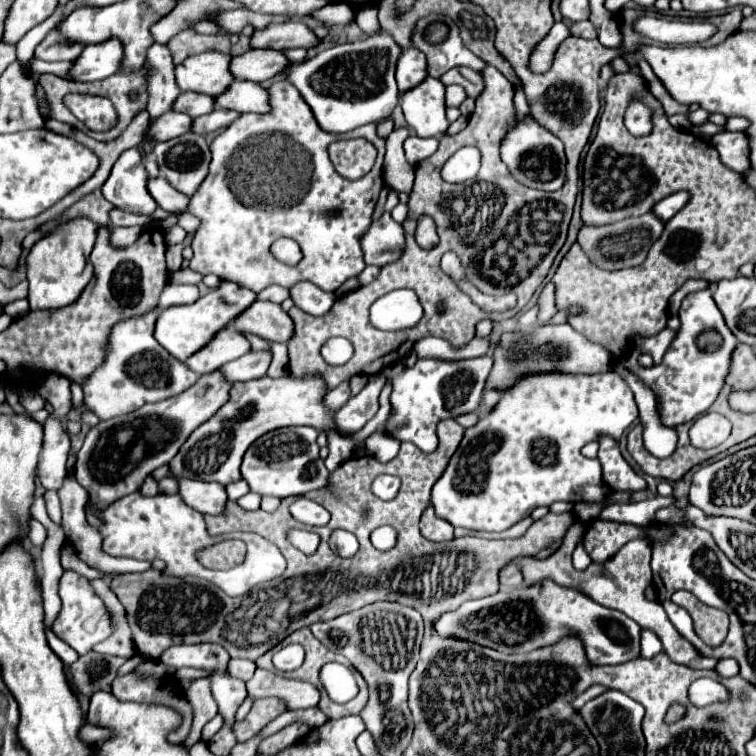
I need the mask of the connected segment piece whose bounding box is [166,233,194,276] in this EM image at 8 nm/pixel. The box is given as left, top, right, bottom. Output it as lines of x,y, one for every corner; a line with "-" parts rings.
188,233
183,243
179,246
167,247
166,263
169,276
172,276
176,271
180,270
183,262
182,251
186,246
191,245
193,237
193,233

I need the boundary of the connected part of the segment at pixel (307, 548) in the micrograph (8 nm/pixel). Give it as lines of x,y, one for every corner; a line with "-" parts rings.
289,529
287,531
287,541
297,547
299,551
303,551
305,555
313,555
317,545
319,545
319,535
311,533
311,531
301,531
301,529

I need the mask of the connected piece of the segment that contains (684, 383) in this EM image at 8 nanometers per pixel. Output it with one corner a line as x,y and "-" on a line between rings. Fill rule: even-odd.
711,289
687,295
681,303
679,319
681,319
681,329
677,331
675,341
671,343
669,351
665,353
659,365
653,365
649,369
639,367
637,349
631,351
631,355
623,361
623,365
629,371
639,375
639,379
655,391
657,401
661,405
659,409
661,423
667,427
687,423
711,407
711,403
717,399
723,387
723,379
729,369
731,353
737,345
731,329
727,329
725,319
713,301

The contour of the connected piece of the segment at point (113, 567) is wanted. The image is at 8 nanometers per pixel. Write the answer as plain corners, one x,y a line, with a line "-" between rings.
67,475
61,489
57,491
59,493
59,499
61,499
61,509
63,509
63,529
65,529
65,535
67,539
73,543
77,555
81,561
85,561
89,567
105,573
105,575
111,575
111,573
139,573
139,571
147,571
151,569
151,563
149,561
137,561
137,559
125,559
125,557
113,557
113,555
107,555
101,551
101,535
99,531
95,529
89,529
87,521
85,521
85,505
87,505
87,491
75,481
75,477

